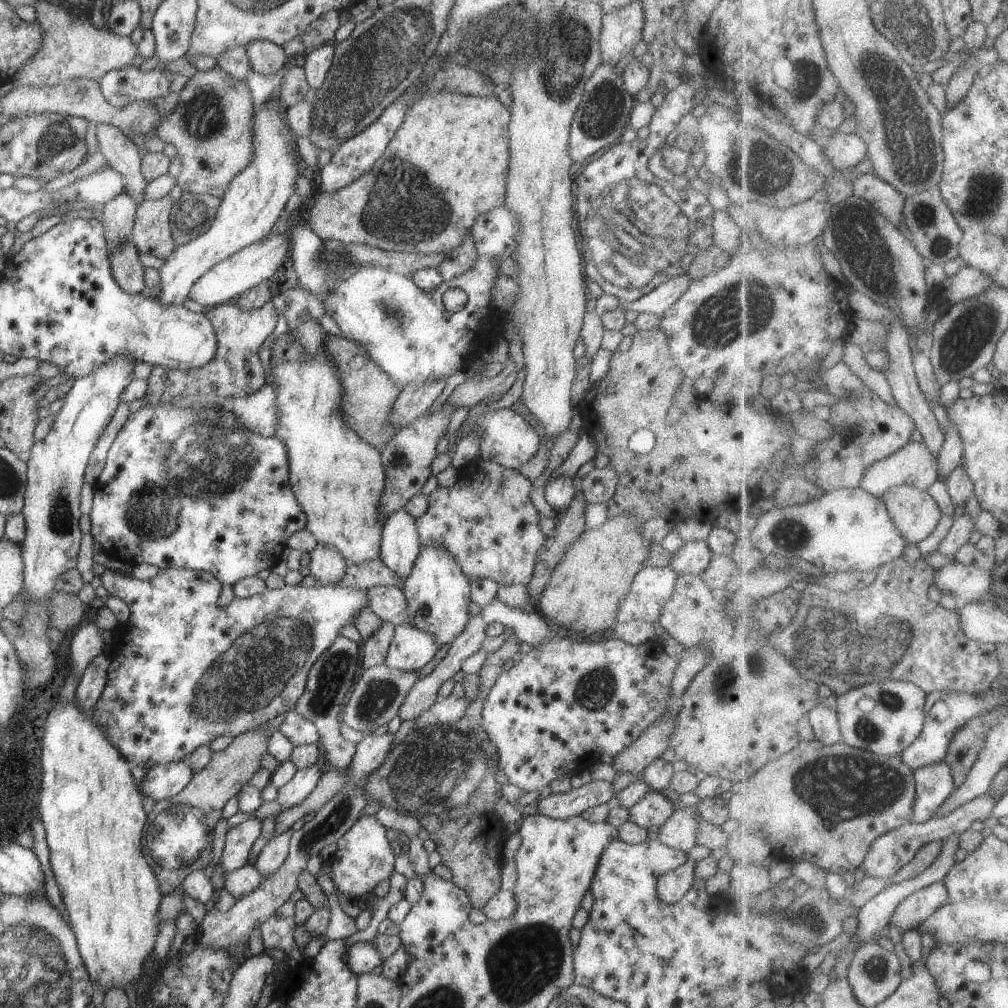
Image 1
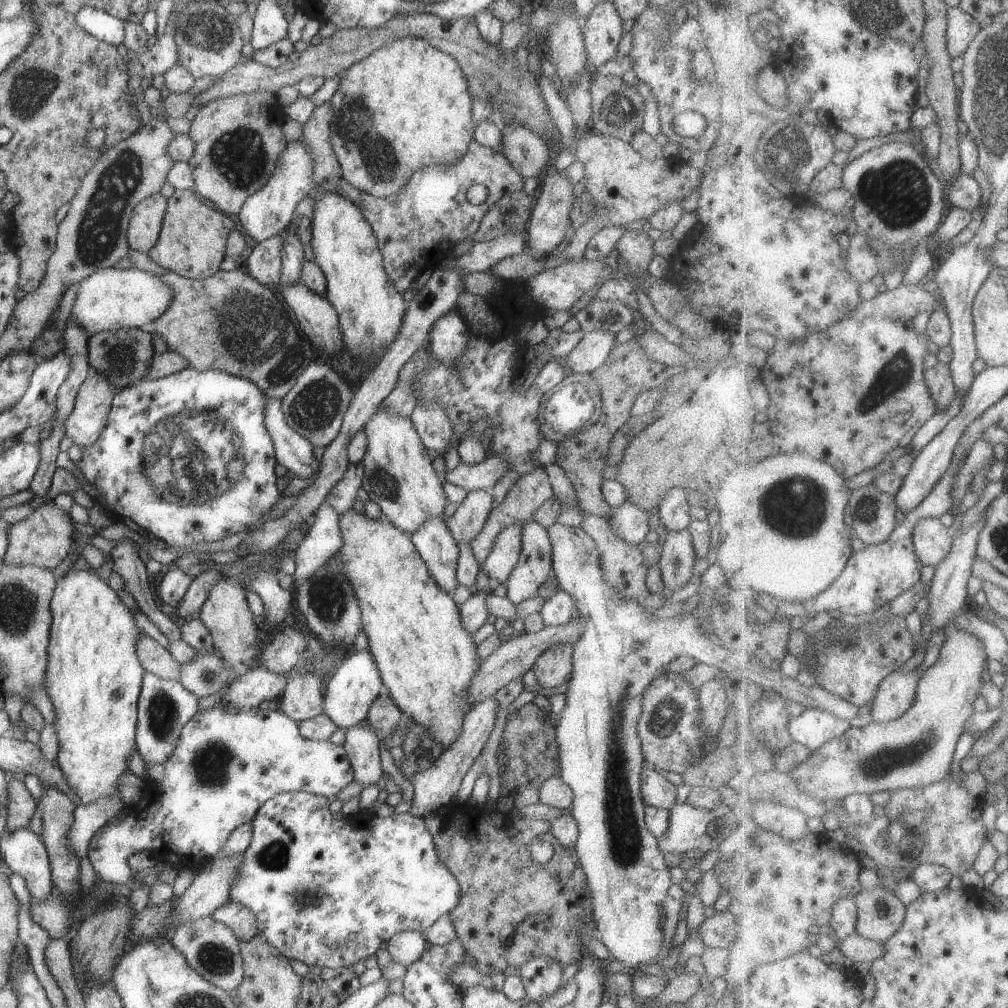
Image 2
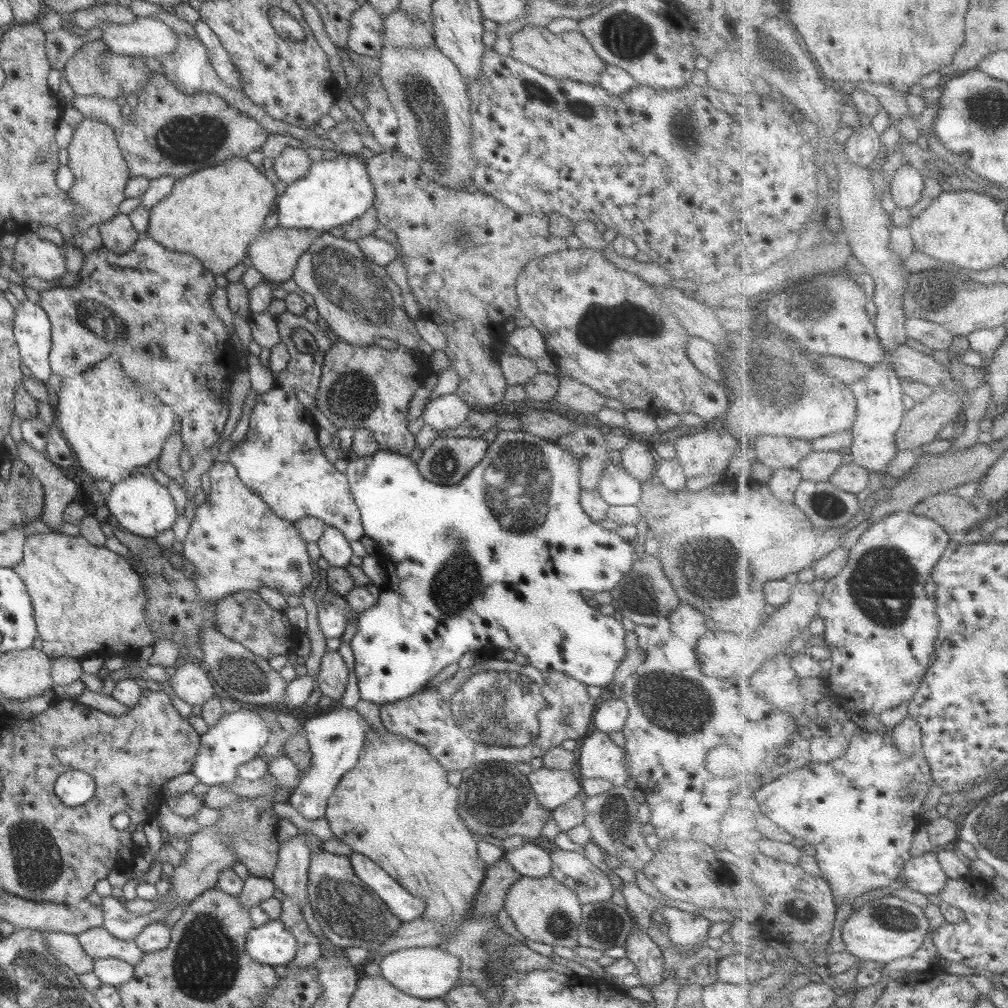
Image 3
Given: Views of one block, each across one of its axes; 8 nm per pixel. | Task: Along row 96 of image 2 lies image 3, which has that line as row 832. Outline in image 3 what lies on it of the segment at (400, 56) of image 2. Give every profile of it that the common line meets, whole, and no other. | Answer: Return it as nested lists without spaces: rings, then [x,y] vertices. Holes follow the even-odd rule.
[[[372,728],[365,737],[359,762],[342,776],[327,802],[325,817],[333,836],[344,841],[354,852],[370,858],[412,896],[421,898],[426,906],[420,918],[445,924],[445,937],[436,947],[460,959],[458,986],[471,982],[479,988],[479,993],[487,1002],[501,1002],[505,977],[508,976],[507,966],[503,959],[496,958],[487,949],[487,941],[499,932],[500,924],[496,916],[477,919],[473,911],[475,896],[484,880],[487,865],[479,858],[477,836],[470,832],[457,811],[459,788],[448,783],[447,772],[442,765],[417,742],[399,738],[389,731],[379,735]]]

